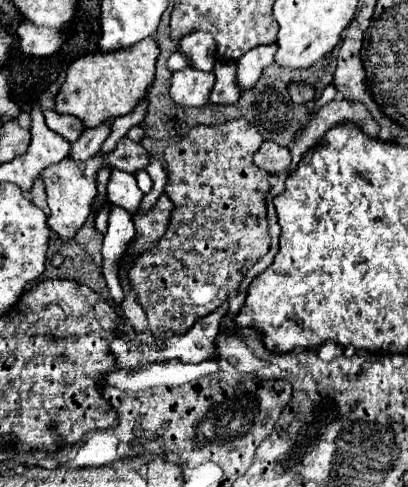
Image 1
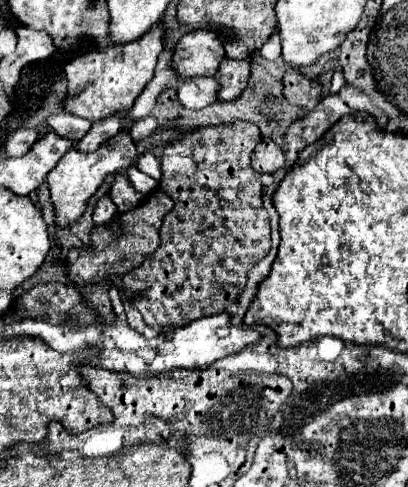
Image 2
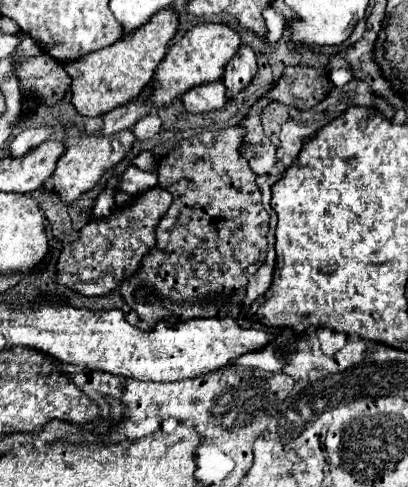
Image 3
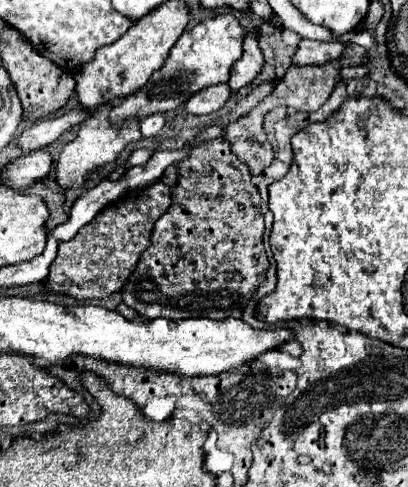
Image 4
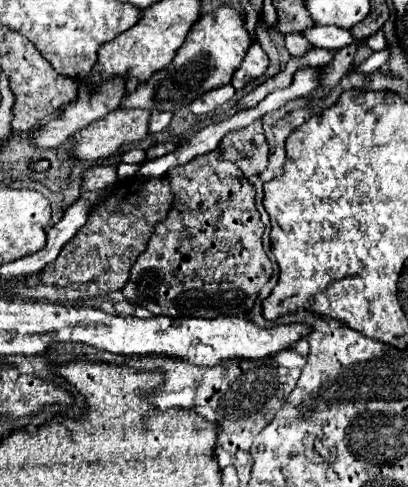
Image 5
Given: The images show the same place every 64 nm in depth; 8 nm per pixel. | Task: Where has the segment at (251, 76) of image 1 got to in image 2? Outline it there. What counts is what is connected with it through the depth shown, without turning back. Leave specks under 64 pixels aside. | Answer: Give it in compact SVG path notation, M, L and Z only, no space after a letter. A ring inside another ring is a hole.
M278 32L272 36L272 40L268 40L262 48L260 48L260 56L264 60L276 60L280 58L280 38L278 38Z

